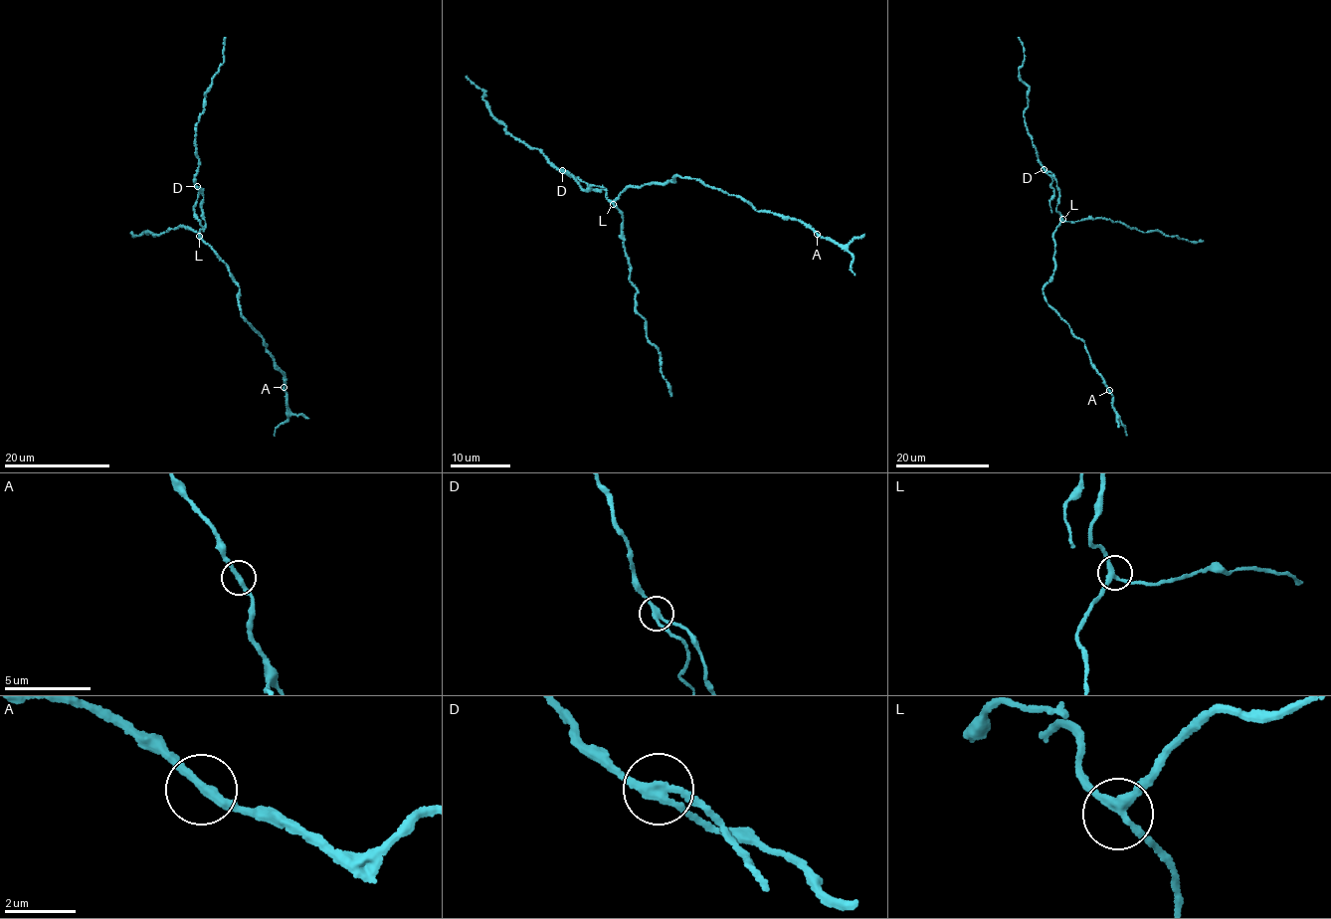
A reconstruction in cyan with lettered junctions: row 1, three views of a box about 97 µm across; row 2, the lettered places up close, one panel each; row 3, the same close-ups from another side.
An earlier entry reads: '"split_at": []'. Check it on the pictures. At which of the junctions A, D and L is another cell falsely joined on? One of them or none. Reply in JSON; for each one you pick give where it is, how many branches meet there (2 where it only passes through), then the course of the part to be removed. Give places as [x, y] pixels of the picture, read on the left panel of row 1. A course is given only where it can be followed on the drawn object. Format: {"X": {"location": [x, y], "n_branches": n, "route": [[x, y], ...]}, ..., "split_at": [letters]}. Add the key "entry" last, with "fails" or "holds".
{"D": {"location": [197, 186], "n_branches": 3, "route": [[197, 186], [194, 213], [204, 231]]}, "split_at": ["D"], "entry": "fails"}

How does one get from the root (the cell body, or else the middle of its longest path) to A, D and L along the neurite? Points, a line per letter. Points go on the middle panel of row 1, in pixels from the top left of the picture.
A: (626, 189), (674, 182), (678, 175), (695, 178), (740, 196), (758, 212), (796, 219), (817, 234)
D: (626, 189), (615, 200), (609, 200), (606, 190), (595, 190), (563, 170)
L: (626, 189), (613, 204)

